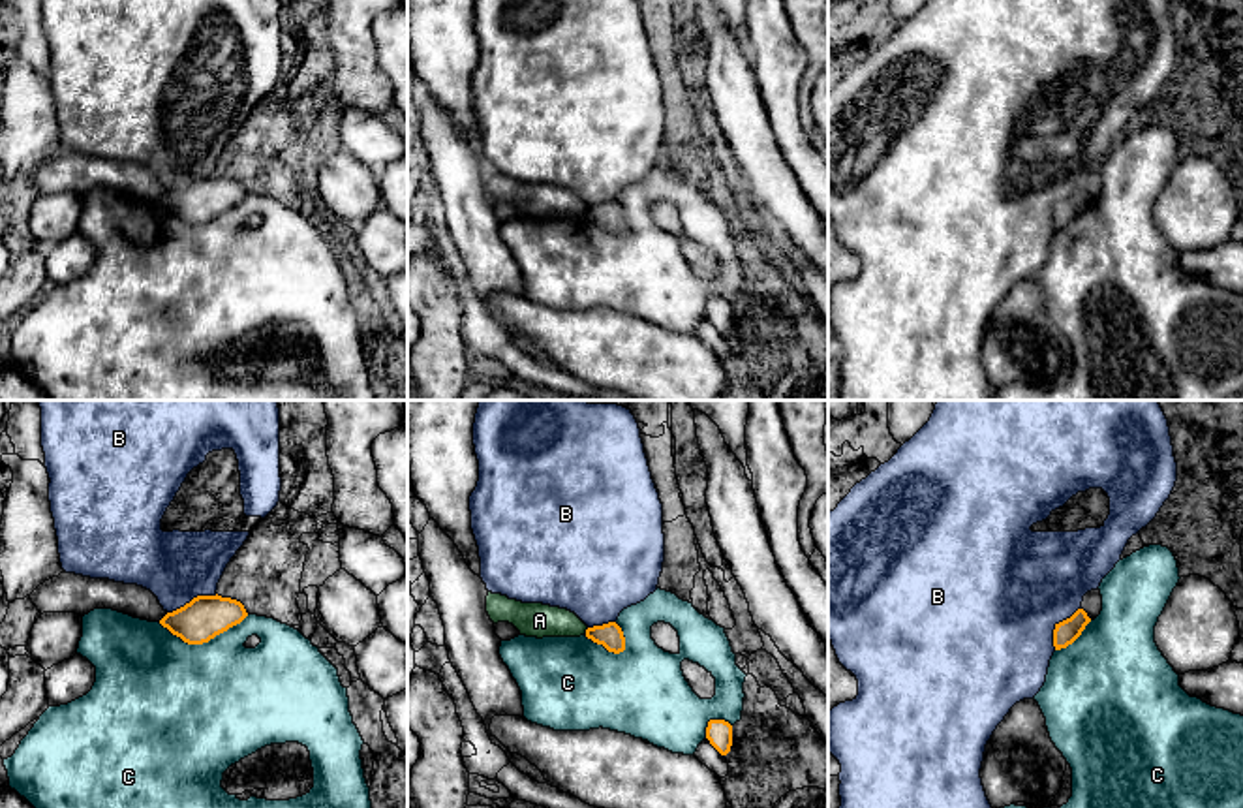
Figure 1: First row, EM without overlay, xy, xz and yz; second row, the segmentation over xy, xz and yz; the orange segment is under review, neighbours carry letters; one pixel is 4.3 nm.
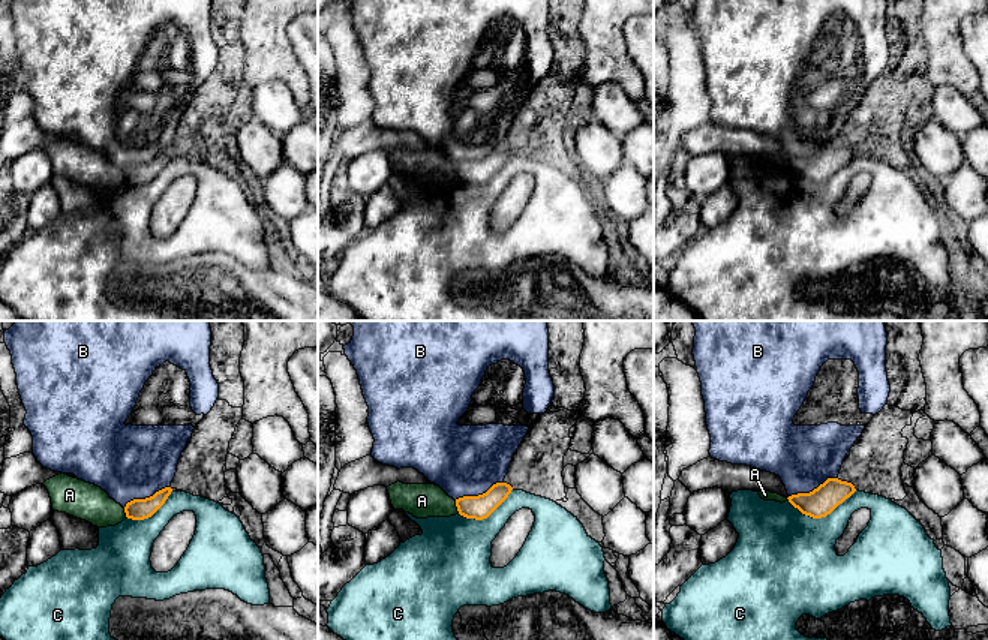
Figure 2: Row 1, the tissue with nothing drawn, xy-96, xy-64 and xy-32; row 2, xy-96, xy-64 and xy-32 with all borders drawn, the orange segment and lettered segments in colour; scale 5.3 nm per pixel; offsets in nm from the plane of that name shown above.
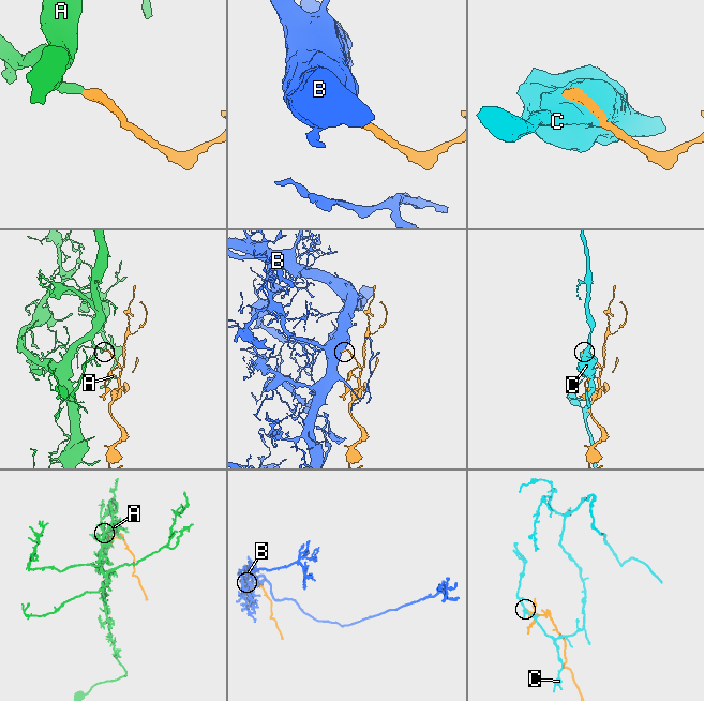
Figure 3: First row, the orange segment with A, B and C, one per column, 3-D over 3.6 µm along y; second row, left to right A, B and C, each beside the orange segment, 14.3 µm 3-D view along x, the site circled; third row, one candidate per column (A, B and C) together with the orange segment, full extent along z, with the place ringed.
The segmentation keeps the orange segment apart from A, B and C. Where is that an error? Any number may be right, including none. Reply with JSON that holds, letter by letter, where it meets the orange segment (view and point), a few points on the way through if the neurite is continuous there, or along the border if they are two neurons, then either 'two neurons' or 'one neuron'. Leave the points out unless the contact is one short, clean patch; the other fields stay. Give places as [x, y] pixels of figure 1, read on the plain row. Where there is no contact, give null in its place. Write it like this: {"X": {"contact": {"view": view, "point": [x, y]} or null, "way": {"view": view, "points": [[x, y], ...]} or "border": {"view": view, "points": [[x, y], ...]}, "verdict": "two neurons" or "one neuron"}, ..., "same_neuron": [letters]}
{"A": {"contact": {"view": "xz", "point": [586, 211]}, "border": {"view": "xz", "points": [[588, 207], [584, 213]]}, "verdict": "two neurons"}, "B": {"contact": {"view": "yz", "point": [1056, 205]}, "border": {"view": "yz", "points": [[1080, 186], [1056, 205], [1054, 228]]}, "verdict": "two neurons"}, "C": {"contact": {"view": "xy", "point": [203, 220]}, "verdict": "two neurons"}, "same_neuron": []}

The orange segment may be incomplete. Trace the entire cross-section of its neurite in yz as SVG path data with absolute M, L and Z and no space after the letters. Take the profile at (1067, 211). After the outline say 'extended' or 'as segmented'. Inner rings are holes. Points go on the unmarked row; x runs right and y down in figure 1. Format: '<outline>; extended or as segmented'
M1078 188L1070 197L1055 203L1055 209L1053 209L1055 229L1061 229L1072 224L1082 214L1082 210L1089 201L1091 197L1087 195L1087 192L1083 188Z; as segmented

